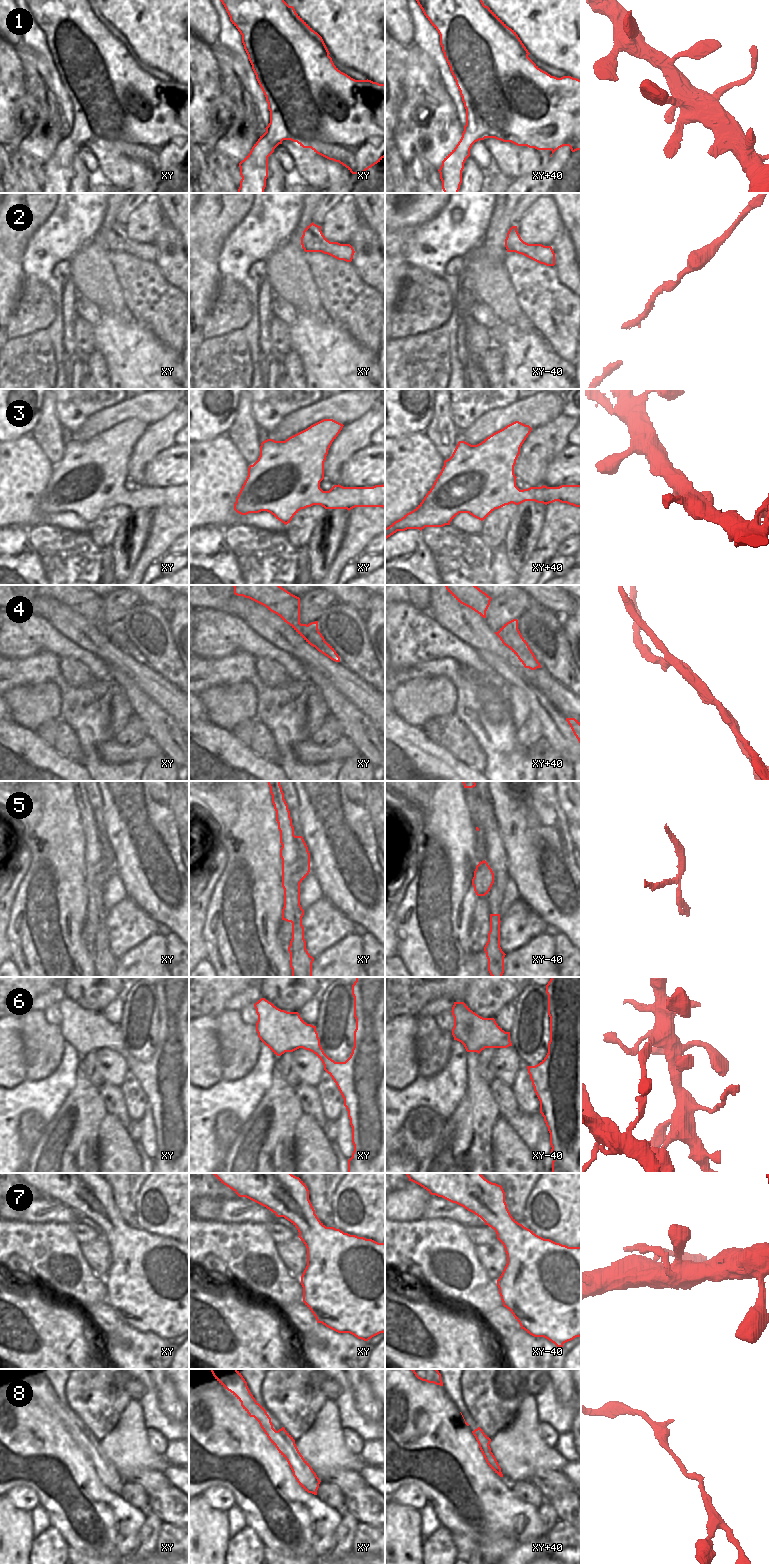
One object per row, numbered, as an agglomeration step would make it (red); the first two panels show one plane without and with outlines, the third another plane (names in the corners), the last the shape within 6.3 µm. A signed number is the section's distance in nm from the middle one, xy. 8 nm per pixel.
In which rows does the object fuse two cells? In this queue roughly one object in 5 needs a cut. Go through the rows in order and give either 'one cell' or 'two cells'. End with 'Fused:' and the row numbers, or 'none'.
1: one cell
2: one cell
3: one cell
4: two cells
5: two cells
6: one cell
7: one cell
8: one cell
Fused: 4, 5

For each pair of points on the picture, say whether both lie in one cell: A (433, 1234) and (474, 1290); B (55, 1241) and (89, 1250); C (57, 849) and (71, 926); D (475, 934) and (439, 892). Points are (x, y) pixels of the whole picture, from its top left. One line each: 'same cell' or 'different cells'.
A: same cell
B: different cells
C: same cell
D: different cells

